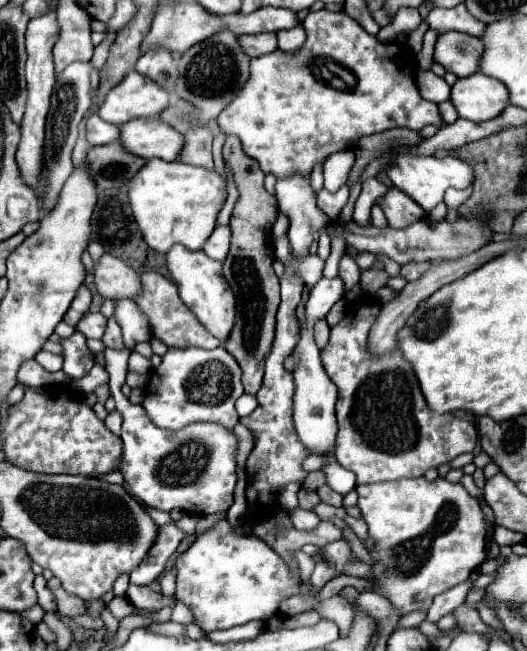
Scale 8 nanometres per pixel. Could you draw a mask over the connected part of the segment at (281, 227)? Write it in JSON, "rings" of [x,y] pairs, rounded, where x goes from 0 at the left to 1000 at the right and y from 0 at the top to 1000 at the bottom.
{"rings":[[[528,326],[528,335],[524,335],[524,341],[520,341],[520,350],[516,350],[516,356],[520,356],[520,366],[528,366],[528,363],[543,359],[546,347],[550,347],[550,338],[546,338],[546,332],[543,332],[539,326]]]}

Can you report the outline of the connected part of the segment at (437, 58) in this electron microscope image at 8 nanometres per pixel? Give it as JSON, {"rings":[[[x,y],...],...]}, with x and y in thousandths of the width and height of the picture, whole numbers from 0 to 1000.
{"rings":[[[846,49],[835,52],[824,71],[824,95],[839,98],[850,111],[869,120],[892,117],[907,108],[907,89],[918,71],[911,58],[880,49]]]}

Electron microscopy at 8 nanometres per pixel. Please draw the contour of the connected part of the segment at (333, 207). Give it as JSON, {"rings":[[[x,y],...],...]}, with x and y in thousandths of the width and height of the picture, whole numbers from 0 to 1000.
{"rings":[[[649,286],[641,295],[622,295],[622,292],[607,292],[603,295],[603,316],[615,329],[622,329],[622,335],[638,338],[649,326],[649,320],[660,310],[660,286]]]}

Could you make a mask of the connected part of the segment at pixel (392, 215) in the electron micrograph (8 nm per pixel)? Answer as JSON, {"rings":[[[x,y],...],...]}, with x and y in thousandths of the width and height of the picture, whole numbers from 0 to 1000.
{"rings":[[[736,289],[721,304],[721,320],[744,350],[767,350],[805,332],[805,323],[755,289]]]}

